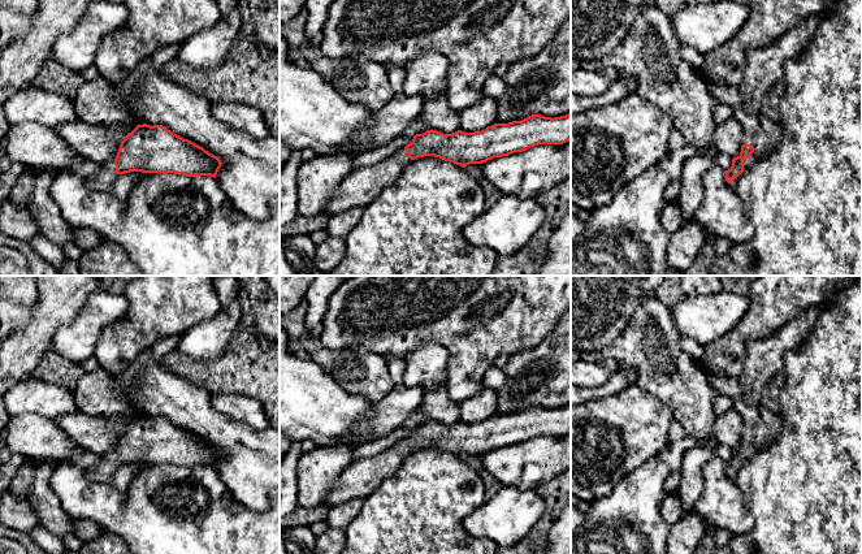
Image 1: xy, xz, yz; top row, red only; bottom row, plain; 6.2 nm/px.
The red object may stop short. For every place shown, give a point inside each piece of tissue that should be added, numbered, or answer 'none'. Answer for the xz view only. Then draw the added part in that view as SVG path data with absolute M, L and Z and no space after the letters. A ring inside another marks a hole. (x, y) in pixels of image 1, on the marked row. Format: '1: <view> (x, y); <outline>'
1: xz (363, 185); M398 150L373 165L351 170L329 199L322 215L335 215L351 208L364 208L372 203L384 189L394 185L407 165L407 151Z

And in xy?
1: xy (105, 178); M103 164L101 172L96 176L87 177L87 185L98 191L108 190L116 181L116 165L112 164Z

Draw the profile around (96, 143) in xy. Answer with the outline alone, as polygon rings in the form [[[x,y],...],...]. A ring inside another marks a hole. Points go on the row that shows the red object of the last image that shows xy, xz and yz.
[[[134,118],[129,124],[99,126],[74,120],[56,127],[55,131],[82,159],[107,164],[117,156],[125,137],[143,124]]]

